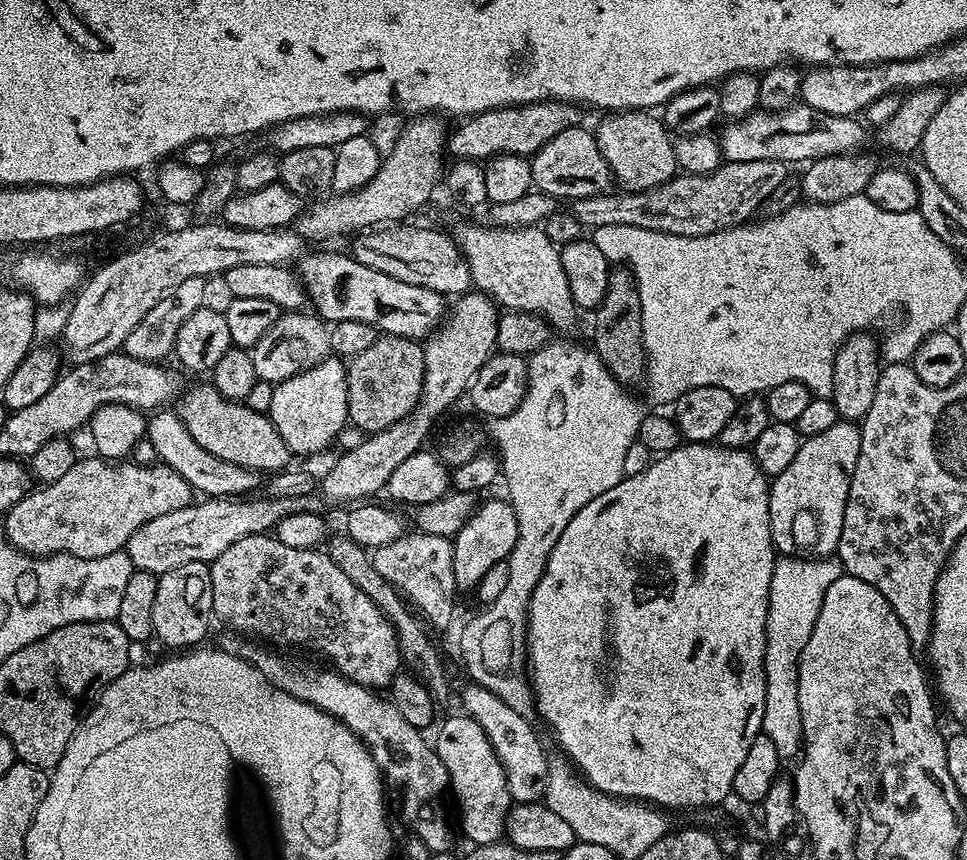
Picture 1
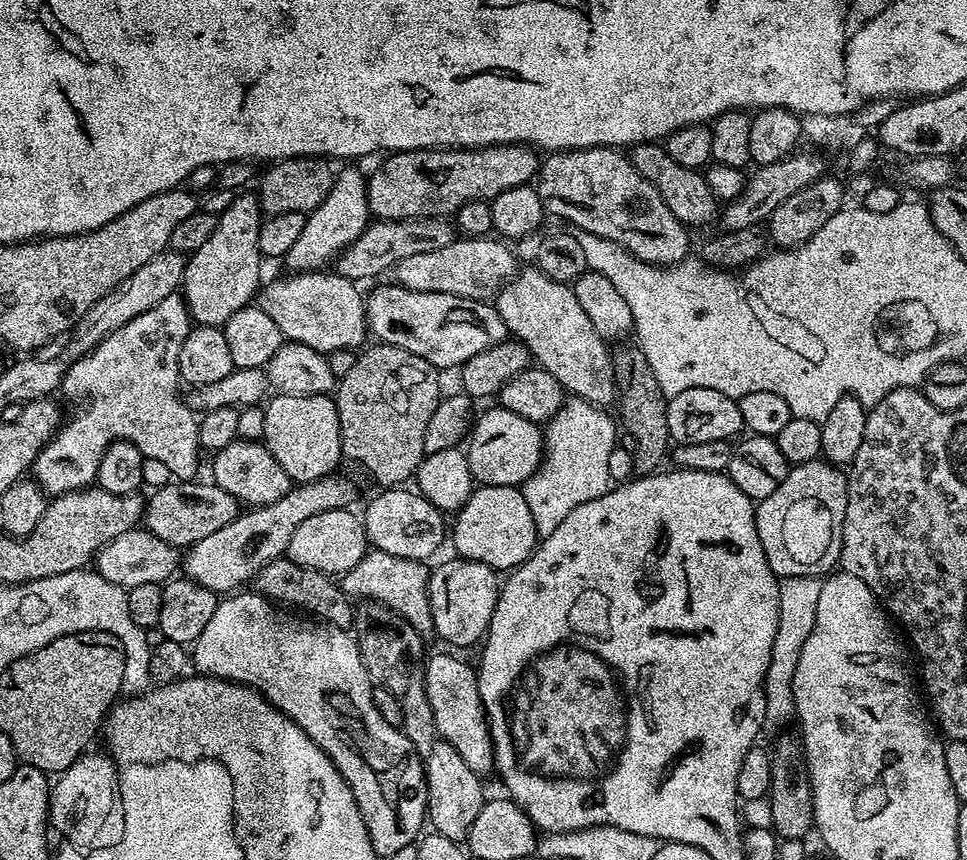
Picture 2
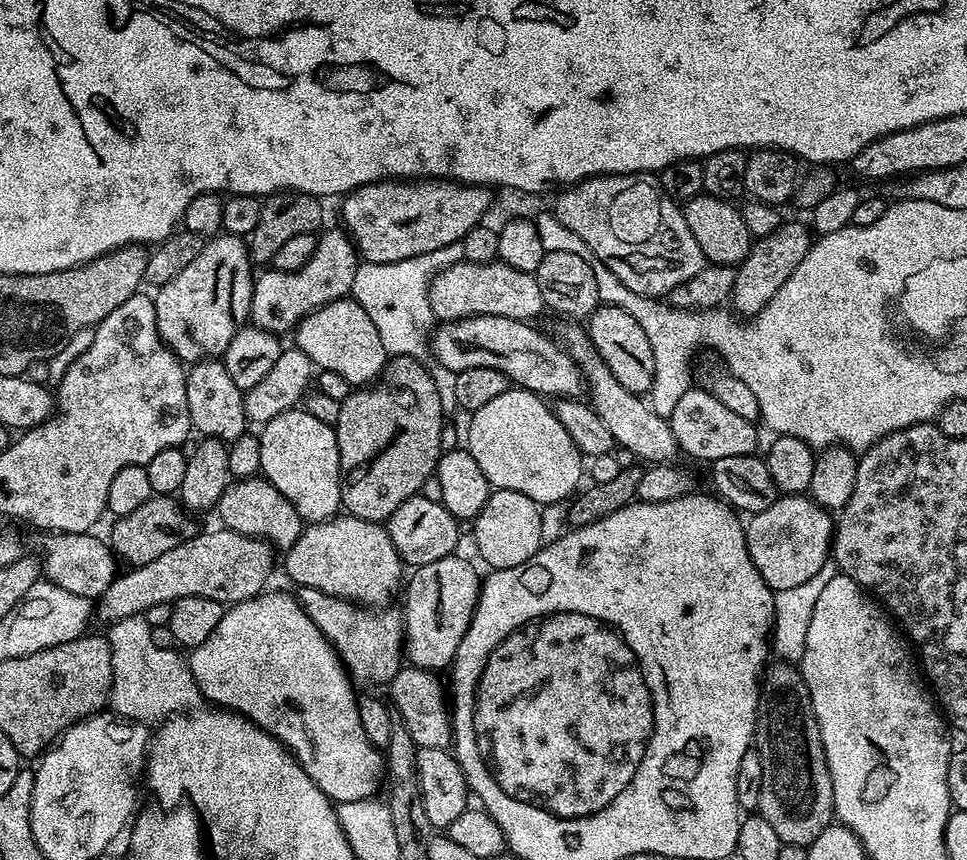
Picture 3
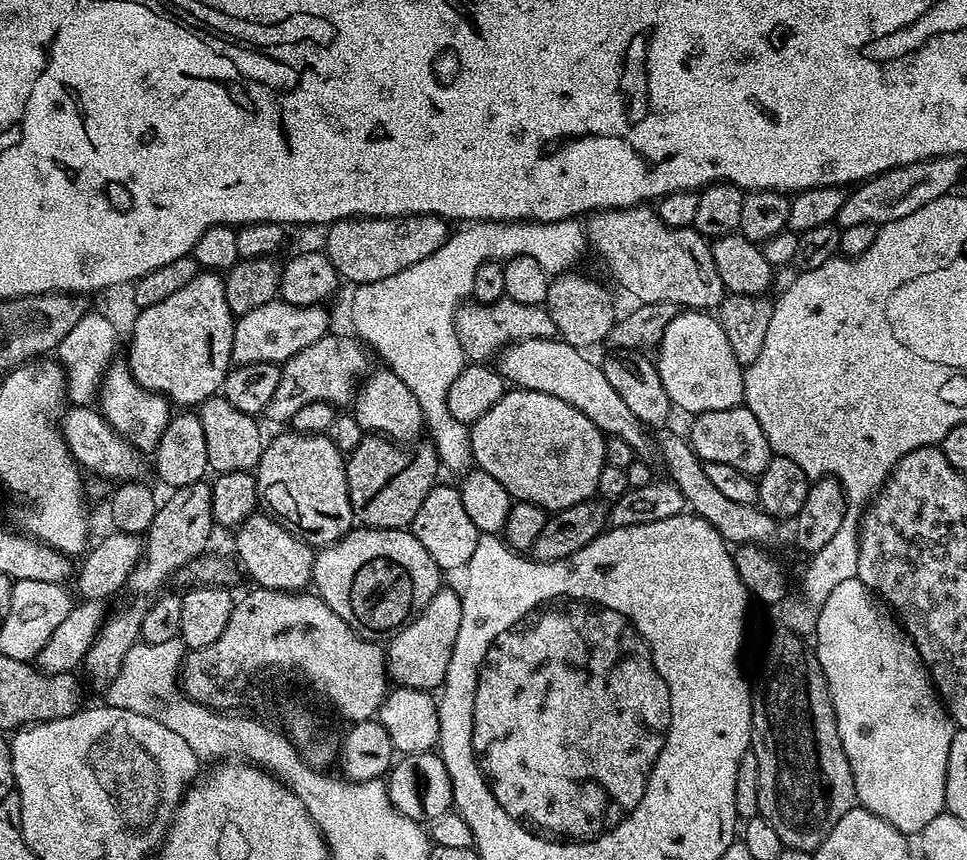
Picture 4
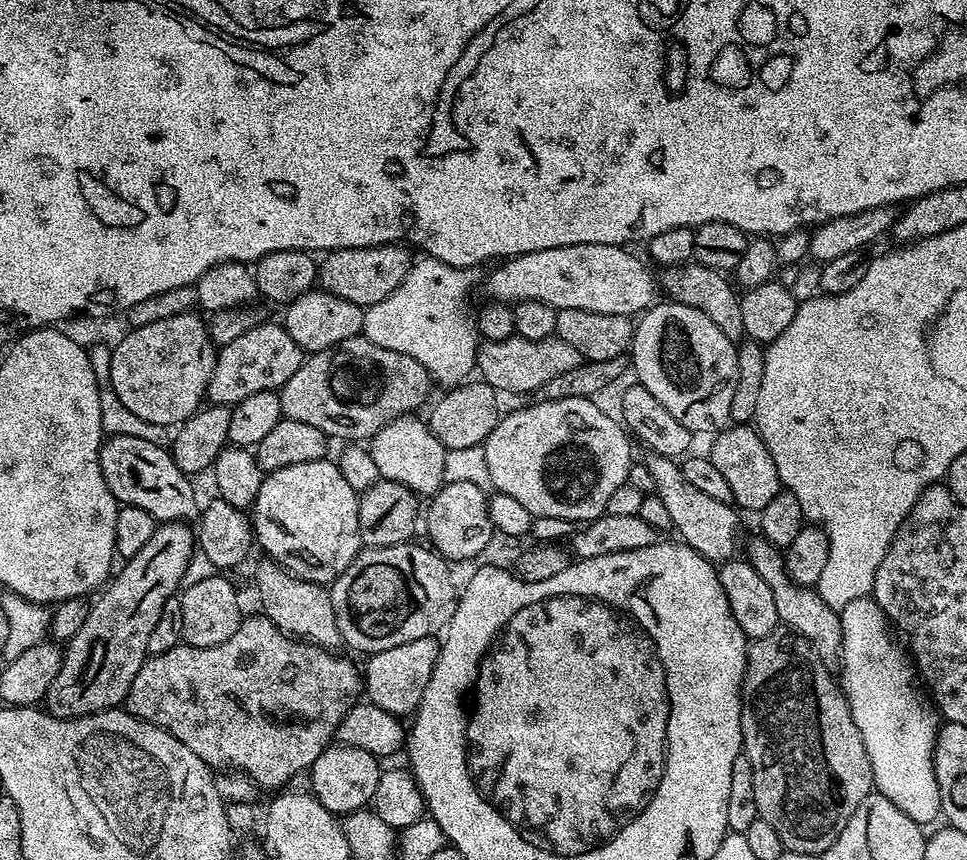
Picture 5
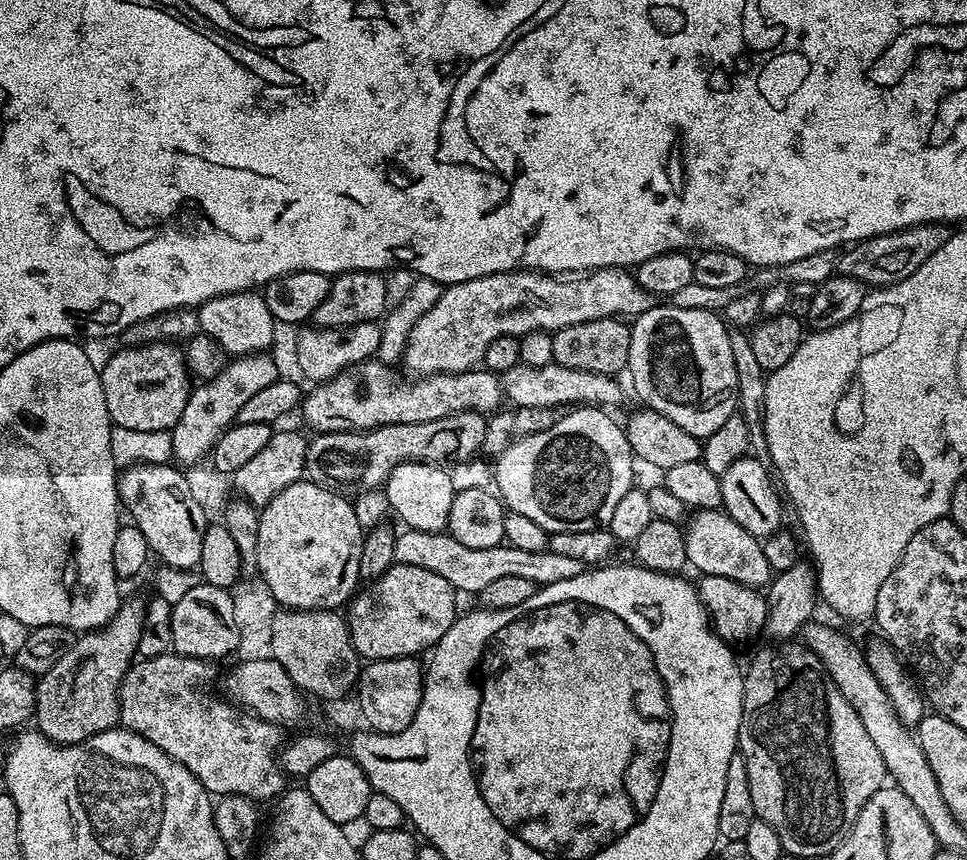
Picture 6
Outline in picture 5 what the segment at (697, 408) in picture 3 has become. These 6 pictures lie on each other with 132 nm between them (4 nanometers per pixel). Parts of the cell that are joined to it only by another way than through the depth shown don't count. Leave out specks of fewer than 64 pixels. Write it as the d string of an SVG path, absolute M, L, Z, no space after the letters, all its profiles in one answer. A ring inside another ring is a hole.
M733 423L717 431L714 439L716 441L713 442L712 449L707 449L706 455L714 462L715 468L726 477L735 507L740 510L745 508L752 514L759 514L770 500L782 491L774 458L770 458L770 450L766 450L760 433L747 423Z

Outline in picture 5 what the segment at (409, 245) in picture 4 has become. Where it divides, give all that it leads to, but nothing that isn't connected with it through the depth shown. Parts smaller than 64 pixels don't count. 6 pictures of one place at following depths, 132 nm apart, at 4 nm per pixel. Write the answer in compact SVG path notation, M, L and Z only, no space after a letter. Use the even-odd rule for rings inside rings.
M403 243L379 244L369 248L335 248L318 264L318 284L323 291L338 298L346 298L366 309L374 302L382 302L406 278L414 263L414 256Z

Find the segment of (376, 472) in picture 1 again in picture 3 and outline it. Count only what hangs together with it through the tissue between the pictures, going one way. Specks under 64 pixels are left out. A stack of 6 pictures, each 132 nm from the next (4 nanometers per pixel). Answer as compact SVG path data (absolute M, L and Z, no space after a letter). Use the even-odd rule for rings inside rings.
M219 530L204 532L201 536L181 539L174 550L166 550L154 562L137 568L129 567L128 573L117 575L111 586L98 598L98 612L115 622L127 616L143 614L150 606L175 602L187 596L201 596L231 606L249 600L265 591L268 575L272 572L273 549L267 540L243 536L237 532Z

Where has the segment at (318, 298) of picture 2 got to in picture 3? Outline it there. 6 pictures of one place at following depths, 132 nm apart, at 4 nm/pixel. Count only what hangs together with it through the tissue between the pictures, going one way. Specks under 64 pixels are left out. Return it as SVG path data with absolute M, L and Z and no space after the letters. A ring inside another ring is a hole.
M351 298L335 300L320 309L319 312L313 312L295 329L295 336L295 347L301 348L312 359L313 365L317 369L342 374L346 378L346 382L350 382L353 386L368 386L379 381L383 377L390 359L386 346L382 346L382 338L378 338L378 326L374 326L374 322L370 322L370 314L366 314L366 310L362 310L362 306L358 306L358 302Z

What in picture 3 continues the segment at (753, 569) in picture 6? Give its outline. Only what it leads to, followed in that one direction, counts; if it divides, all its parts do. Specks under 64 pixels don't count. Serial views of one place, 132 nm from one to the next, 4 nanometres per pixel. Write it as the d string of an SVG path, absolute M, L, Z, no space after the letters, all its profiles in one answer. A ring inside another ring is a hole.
M467 316L461 320L441 323L431 333L430 348L434 356L436 352L435 363L452 374L471 368L493 368L507 376L513 385L537 392L539 396L579 397L586 388L580 365L563 343L555 344L546 333L539 332L536 326L535 323L514 318Z

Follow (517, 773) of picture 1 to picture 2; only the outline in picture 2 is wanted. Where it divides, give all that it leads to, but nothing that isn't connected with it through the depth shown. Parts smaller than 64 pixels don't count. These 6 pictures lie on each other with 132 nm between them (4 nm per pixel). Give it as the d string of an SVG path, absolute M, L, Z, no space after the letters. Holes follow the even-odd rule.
M451 651L436 652L425 659L424 685L426 698L430 702L430 710L434 712L434 726L439 739L462 754L466 766L470 766L478 774L484 774L493 767L492 736L488 733L488 718L484 715L484 703L478 694L476 685L476 670L470 663L459 660Z

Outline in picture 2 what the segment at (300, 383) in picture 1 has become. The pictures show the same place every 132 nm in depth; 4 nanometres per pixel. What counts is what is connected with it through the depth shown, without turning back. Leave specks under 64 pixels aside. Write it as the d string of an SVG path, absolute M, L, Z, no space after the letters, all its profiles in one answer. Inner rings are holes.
M273 395L263 405L265 434L262 442L274 454L278 466L296 484L309 484L337 471L336 463L342 460L340 427L336 401L326 396Z

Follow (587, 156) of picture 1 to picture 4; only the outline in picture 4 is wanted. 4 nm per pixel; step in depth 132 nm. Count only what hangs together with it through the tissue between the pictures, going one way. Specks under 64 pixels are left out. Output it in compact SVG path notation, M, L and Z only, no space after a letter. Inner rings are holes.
M652 206L601 210L591 213L587 220L587 243L592 243L593 250L608 263L613 278L633 296L633 301L642 304L666 302L684 310L716 310L725 300L726 289L714 266L711 243L695 228L666 226L666 222L662 222L662 218Z

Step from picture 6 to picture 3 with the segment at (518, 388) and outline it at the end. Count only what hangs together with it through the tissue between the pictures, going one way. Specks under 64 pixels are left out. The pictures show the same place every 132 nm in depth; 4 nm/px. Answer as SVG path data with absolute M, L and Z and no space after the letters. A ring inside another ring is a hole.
M463 259L459 264L451 264L433 280L428 293L432 315L440 322L461 320L467 316L497 316L532 322L546 308L542 286L538 286L535 275L499 262L479 264Z

